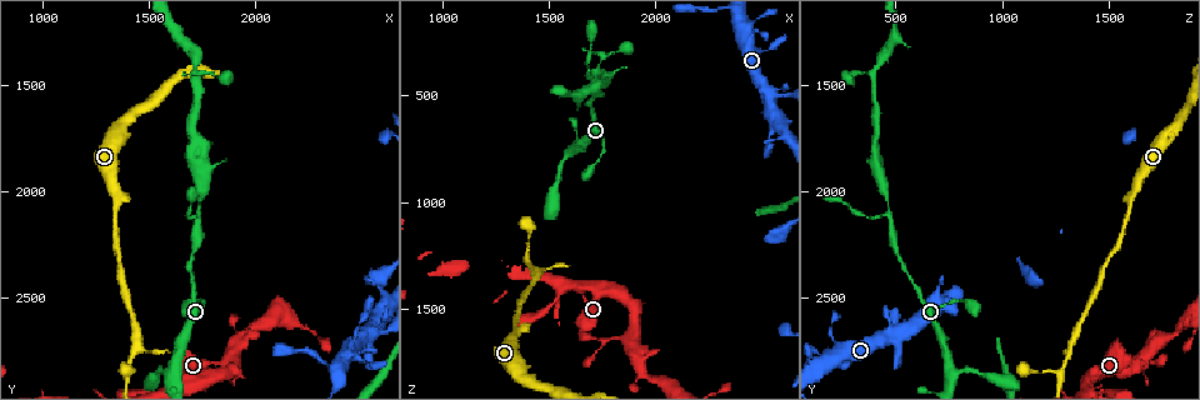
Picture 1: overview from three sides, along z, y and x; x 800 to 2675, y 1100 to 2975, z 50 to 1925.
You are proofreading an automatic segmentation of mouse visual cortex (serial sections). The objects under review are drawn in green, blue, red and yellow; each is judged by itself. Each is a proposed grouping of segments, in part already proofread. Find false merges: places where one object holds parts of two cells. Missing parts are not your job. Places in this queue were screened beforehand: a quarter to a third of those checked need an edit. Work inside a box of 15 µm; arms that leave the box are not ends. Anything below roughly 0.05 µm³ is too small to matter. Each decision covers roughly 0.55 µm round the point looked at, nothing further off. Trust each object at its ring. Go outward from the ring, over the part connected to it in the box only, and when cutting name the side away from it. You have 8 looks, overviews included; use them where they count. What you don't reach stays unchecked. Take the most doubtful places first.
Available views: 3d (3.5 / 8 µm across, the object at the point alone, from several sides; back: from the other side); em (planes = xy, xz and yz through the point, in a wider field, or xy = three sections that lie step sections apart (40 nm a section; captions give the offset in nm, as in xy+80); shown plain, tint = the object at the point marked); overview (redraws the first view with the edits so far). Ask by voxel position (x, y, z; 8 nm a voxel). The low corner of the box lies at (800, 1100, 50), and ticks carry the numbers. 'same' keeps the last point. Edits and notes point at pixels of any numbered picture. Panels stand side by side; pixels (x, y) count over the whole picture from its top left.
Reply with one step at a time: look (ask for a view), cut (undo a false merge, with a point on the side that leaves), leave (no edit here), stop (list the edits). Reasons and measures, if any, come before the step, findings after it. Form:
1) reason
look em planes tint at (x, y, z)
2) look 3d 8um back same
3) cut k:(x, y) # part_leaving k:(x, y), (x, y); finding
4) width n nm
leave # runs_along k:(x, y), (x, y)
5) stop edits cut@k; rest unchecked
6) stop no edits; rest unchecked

calibre changes
look 3d 3.5um at (1730, 2100, 470)

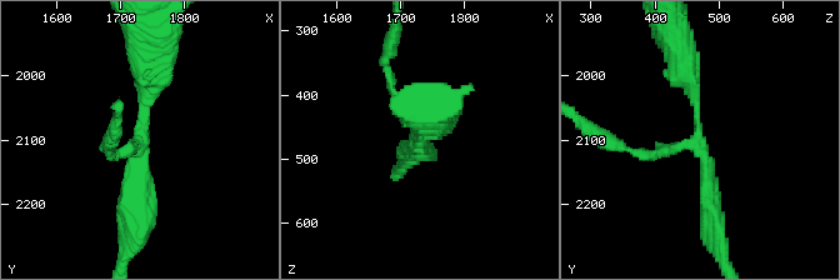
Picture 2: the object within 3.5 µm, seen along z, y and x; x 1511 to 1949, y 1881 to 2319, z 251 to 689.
arms 3; arm_widths 150, 200, 300 nm; need the tissue
look em xy step 2 tint at (1730, 2100, 465)

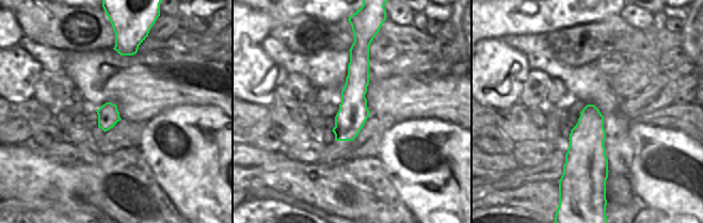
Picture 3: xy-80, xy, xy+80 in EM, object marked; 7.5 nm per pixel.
leave # runs_along 2:(714, 228), (698, 108), (681, 63); all the same cell

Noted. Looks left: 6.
calibre changes
look 3d 3.5um at (1710, 2810, 1630)

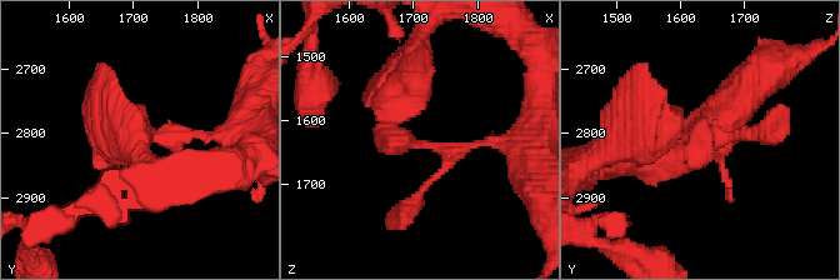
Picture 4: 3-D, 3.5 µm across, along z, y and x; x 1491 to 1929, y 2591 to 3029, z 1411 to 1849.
need the tissue
look em xy step 5 tint at (1715, 2810, 1640)

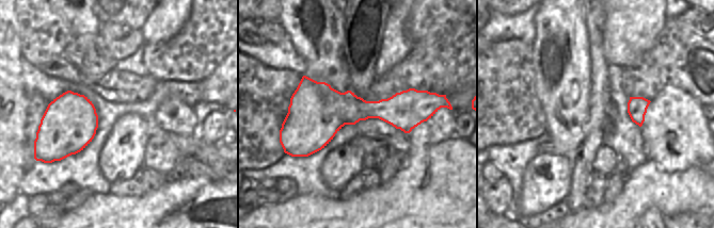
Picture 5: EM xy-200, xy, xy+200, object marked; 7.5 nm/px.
width 360 nm
leave # runs_along 4:(224, 138), (124, 138), (96, 164); all the same cell

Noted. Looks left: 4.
four or more arms meet
look 3d 3.5um at (2530, 2670, 460)

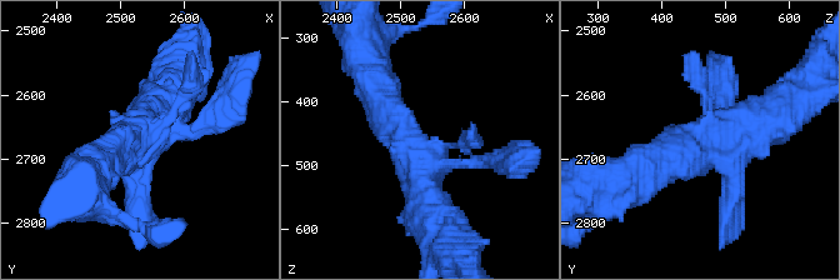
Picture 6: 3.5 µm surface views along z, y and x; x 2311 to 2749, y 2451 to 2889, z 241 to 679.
look em planes tint at (2520, 2665, 475)

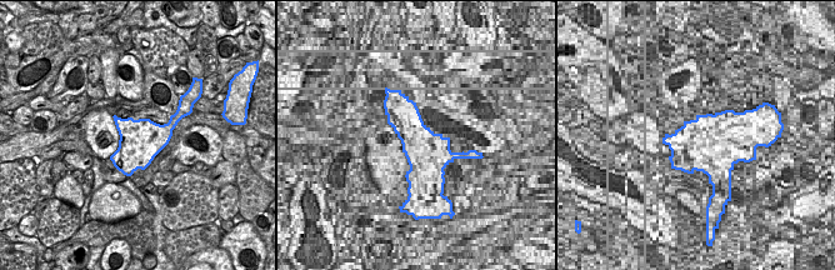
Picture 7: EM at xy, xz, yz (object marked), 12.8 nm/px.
width 550 nm
leave # runs_along 6:(374, 86), (424, 160), (431, 218); one cell here

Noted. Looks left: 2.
stop no edits; rest unchecked

